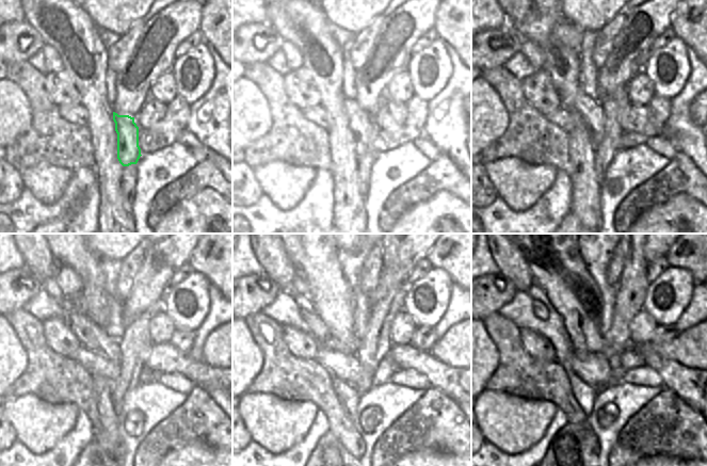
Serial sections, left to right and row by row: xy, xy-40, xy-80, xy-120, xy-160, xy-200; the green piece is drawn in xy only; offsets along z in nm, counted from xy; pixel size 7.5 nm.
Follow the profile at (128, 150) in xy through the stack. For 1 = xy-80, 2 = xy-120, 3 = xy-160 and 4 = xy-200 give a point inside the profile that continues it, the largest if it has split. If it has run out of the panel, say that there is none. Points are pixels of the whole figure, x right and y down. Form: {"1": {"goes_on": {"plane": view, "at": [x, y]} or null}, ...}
{"1": {"goes_on": {"plane": "xy-80", "at": [591, 112]}}, "2": {"goes_on": {"plane": "xy-120", "at": [90, 336]}}, "3": {"goes_on": {"plane": "xy-160", "at": [321, 333]}}, "4": {"goes_on": {"plane": "xy-200", "at": [539, 309]}}}

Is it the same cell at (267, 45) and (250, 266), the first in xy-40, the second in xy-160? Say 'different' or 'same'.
different

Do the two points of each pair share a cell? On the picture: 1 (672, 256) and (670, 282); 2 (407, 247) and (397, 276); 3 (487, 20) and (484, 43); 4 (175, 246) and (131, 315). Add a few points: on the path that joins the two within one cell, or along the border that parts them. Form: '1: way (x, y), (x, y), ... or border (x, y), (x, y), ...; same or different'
1: border (670, 266), (684, 268), (693, 278); different
2: way (407, 255), (403, 269); same
3: border (507, 25), (500, 28), (485, 29), (482, 32); different
4: way (160, 263), (149, 288), (141, 298); same

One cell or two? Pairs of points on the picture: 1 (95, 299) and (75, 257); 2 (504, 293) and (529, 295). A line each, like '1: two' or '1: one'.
1: one
2: two

